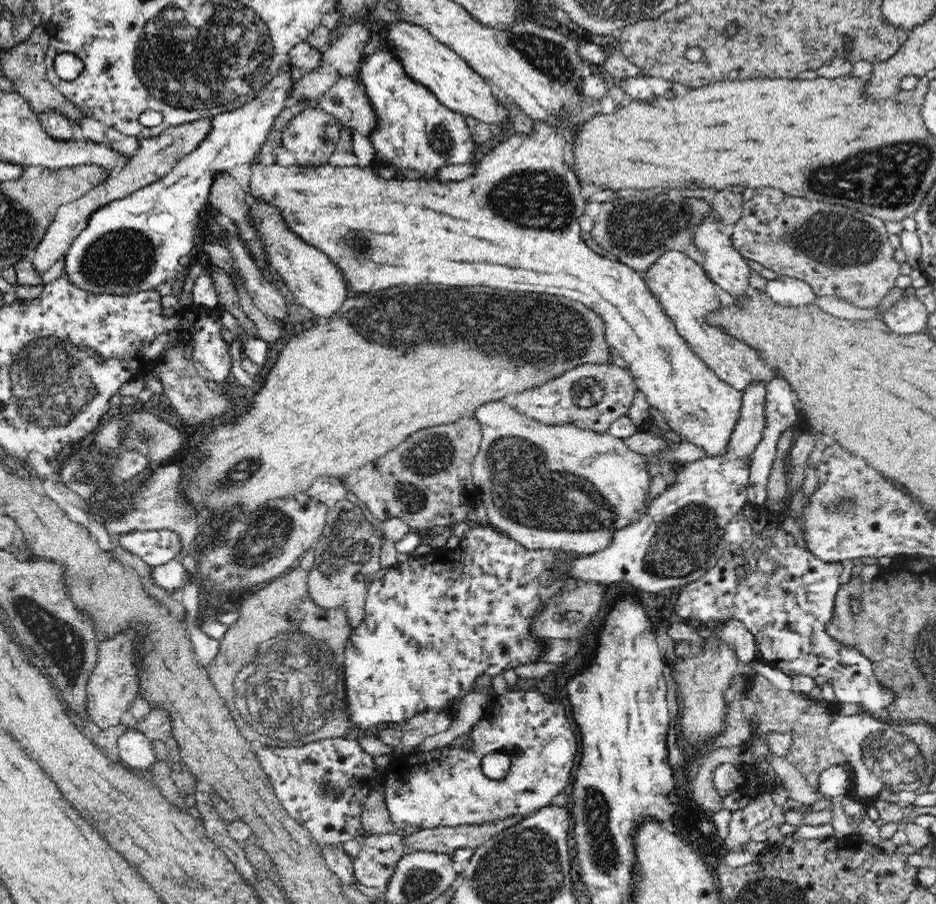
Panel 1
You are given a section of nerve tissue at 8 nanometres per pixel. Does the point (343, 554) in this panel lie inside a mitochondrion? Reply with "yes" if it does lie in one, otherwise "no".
yes

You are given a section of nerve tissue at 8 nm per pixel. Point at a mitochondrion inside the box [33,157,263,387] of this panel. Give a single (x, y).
(123, 257)

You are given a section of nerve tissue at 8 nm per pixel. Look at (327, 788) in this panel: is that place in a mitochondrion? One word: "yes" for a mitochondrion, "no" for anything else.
yes

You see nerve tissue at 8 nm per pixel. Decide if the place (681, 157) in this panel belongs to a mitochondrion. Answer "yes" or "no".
no

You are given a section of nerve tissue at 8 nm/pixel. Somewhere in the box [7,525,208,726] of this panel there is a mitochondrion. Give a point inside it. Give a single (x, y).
(64, 645)

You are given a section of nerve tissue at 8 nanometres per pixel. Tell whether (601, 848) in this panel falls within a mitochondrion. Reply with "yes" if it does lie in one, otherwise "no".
yes

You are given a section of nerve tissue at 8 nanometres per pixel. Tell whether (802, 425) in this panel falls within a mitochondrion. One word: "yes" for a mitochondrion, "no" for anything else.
no

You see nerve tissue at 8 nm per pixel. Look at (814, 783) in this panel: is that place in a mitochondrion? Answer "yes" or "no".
no

